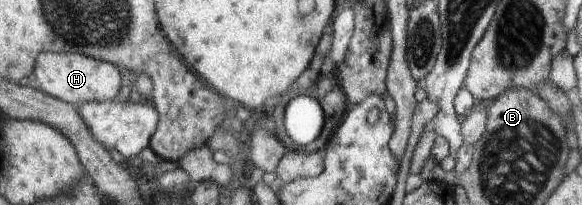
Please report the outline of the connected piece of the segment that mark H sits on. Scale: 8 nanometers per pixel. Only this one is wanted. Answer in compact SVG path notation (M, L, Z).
M46 52L37 58L37 69L34 70L37 89L53 98L61 99L75 107L84 102L96 100L116 101L116 94L120 92L120 72L113 64L106 64L104 60L80 56L80 54L52 54Z

